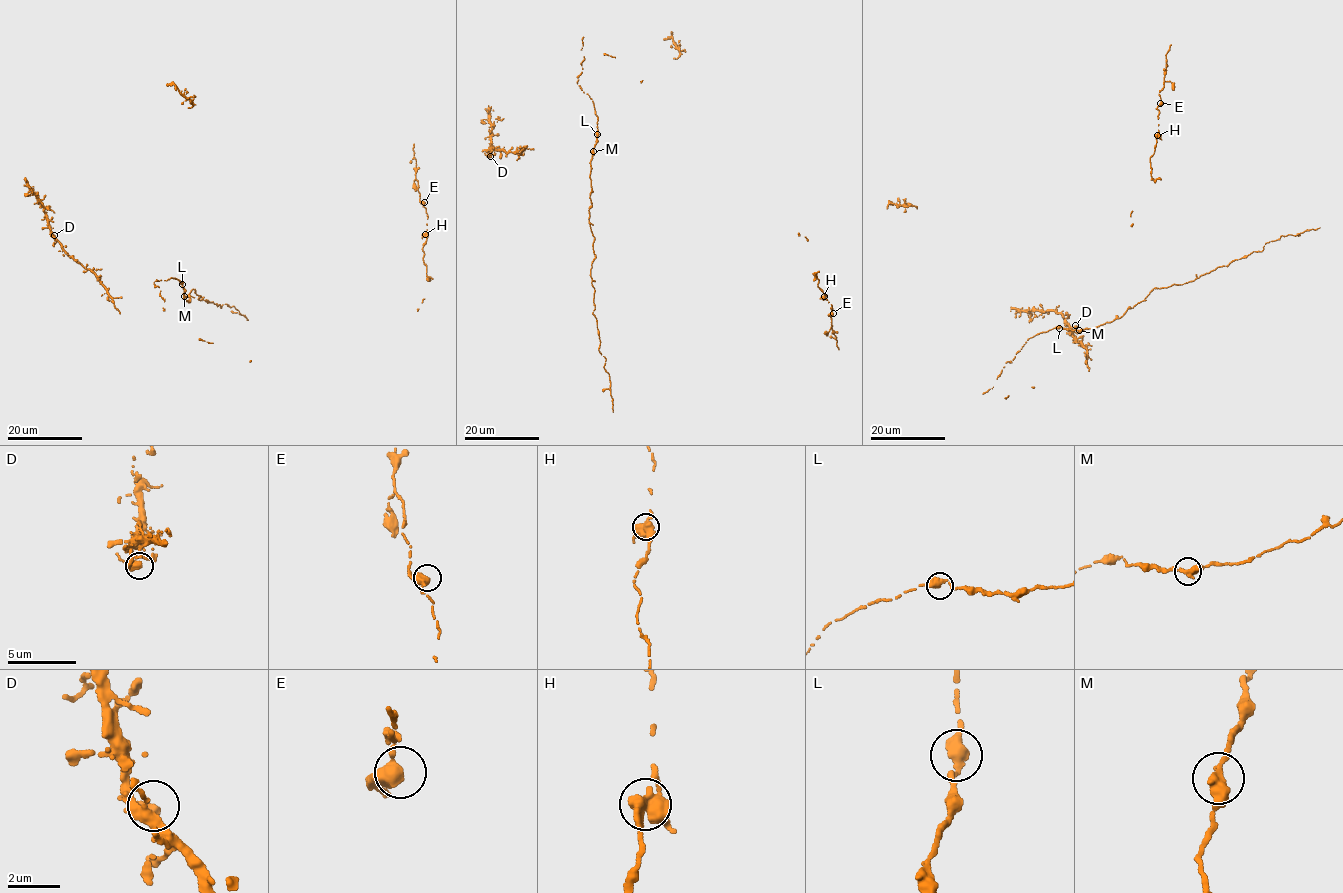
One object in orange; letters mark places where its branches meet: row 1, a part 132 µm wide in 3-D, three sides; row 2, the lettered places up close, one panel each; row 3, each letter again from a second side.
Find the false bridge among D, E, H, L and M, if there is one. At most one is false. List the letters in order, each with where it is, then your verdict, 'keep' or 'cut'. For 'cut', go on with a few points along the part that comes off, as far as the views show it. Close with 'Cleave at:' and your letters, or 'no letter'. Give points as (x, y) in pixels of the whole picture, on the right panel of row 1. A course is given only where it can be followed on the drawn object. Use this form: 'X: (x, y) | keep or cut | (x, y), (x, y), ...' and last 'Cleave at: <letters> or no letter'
D: (1075, 325) | keep
E: (1160, 103) | keep
H: (1157, 135) | keep
L: (1059, 328) | keep
M: (1079, 330) | keep
Cleave at: no letter

